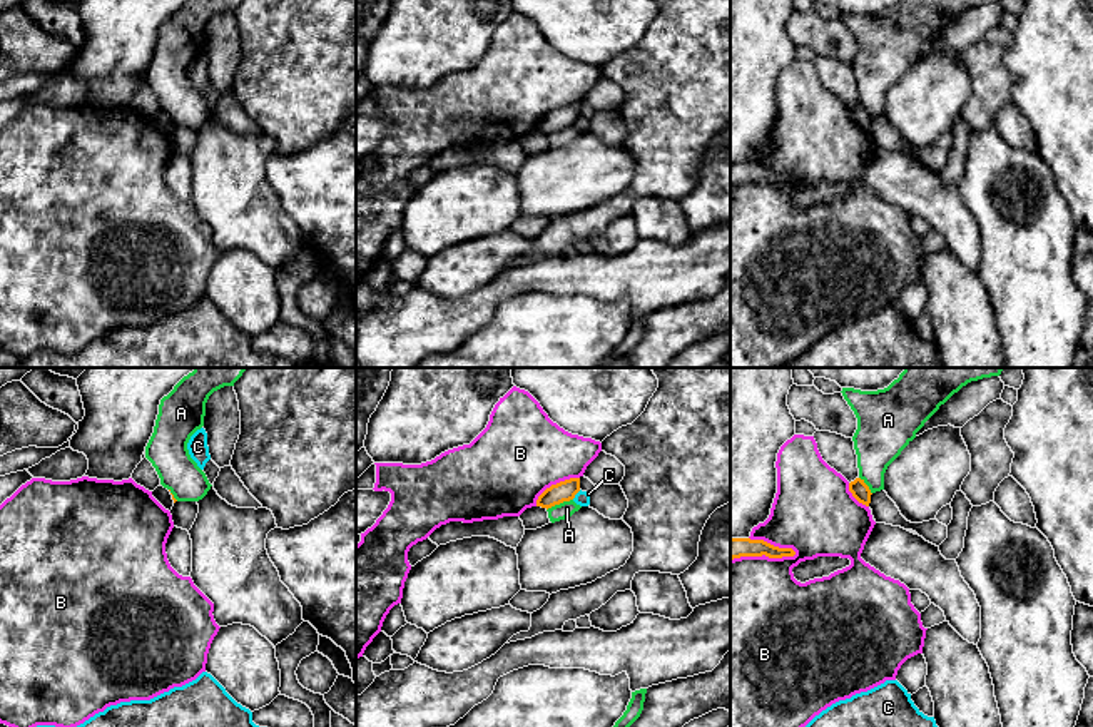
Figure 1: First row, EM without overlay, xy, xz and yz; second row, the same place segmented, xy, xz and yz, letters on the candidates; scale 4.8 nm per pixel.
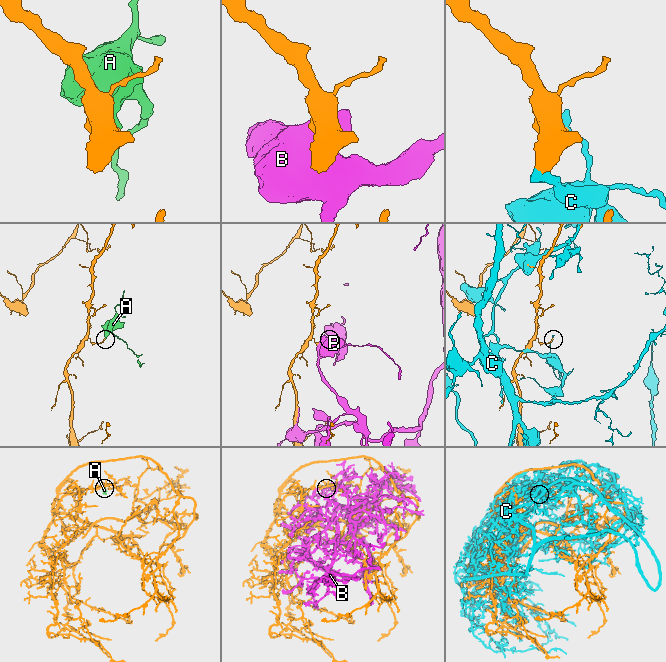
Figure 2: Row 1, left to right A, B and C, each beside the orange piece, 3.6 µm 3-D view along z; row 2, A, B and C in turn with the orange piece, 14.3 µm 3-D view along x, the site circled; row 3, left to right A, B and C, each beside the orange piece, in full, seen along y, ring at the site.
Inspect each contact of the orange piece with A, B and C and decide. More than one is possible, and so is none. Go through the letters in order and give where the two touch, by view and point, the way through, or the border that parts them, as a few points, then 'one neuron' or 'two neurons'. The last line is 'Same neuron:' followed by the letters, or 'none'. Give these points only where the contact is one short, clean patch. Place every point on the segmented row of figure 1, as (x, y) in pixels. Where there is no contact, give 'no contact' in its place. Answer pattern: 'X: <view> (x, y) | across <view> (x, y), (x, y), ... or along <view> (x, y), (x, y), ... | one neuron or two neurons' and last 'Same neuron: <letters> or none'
A: xz (559, 503) | along xz (572, 498), (555, 503), (547, 510) | two neurons
B: yz (762, 554) | two neurons
C: xz (575, 493) | two neurons
Same neuron: none

